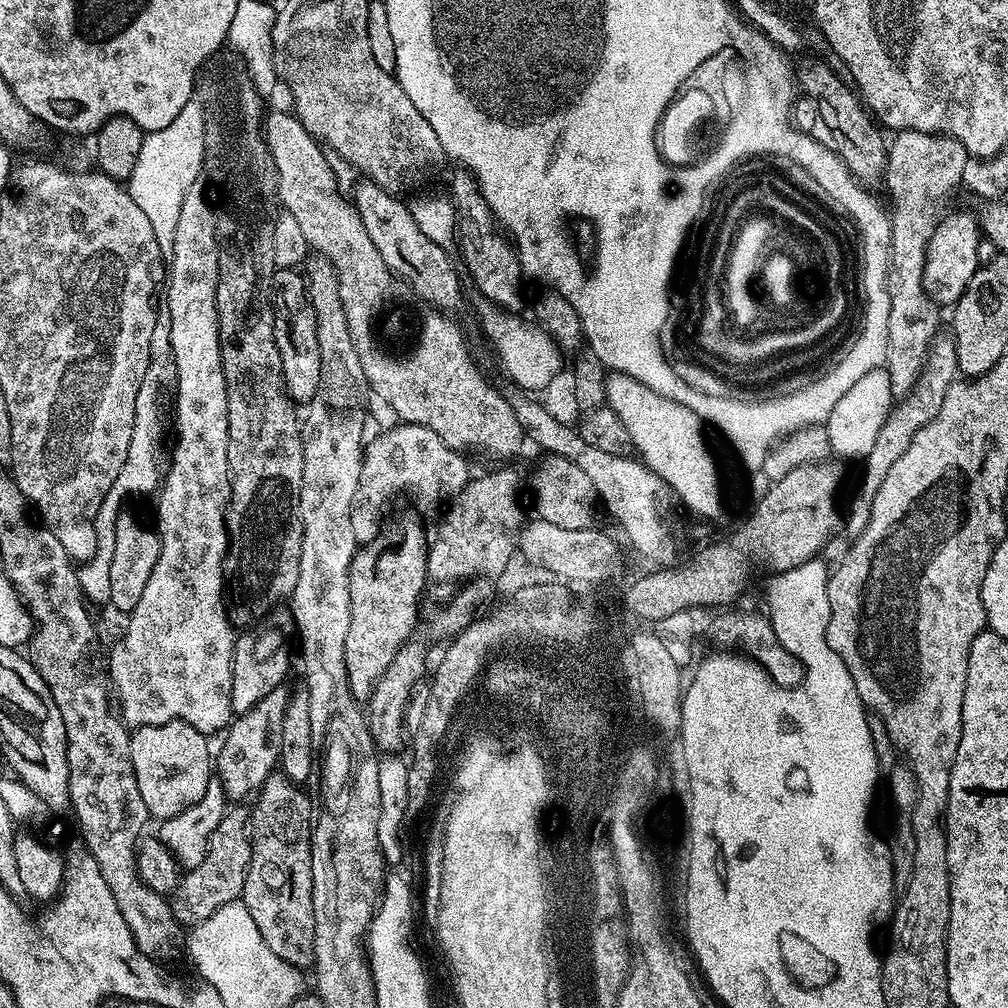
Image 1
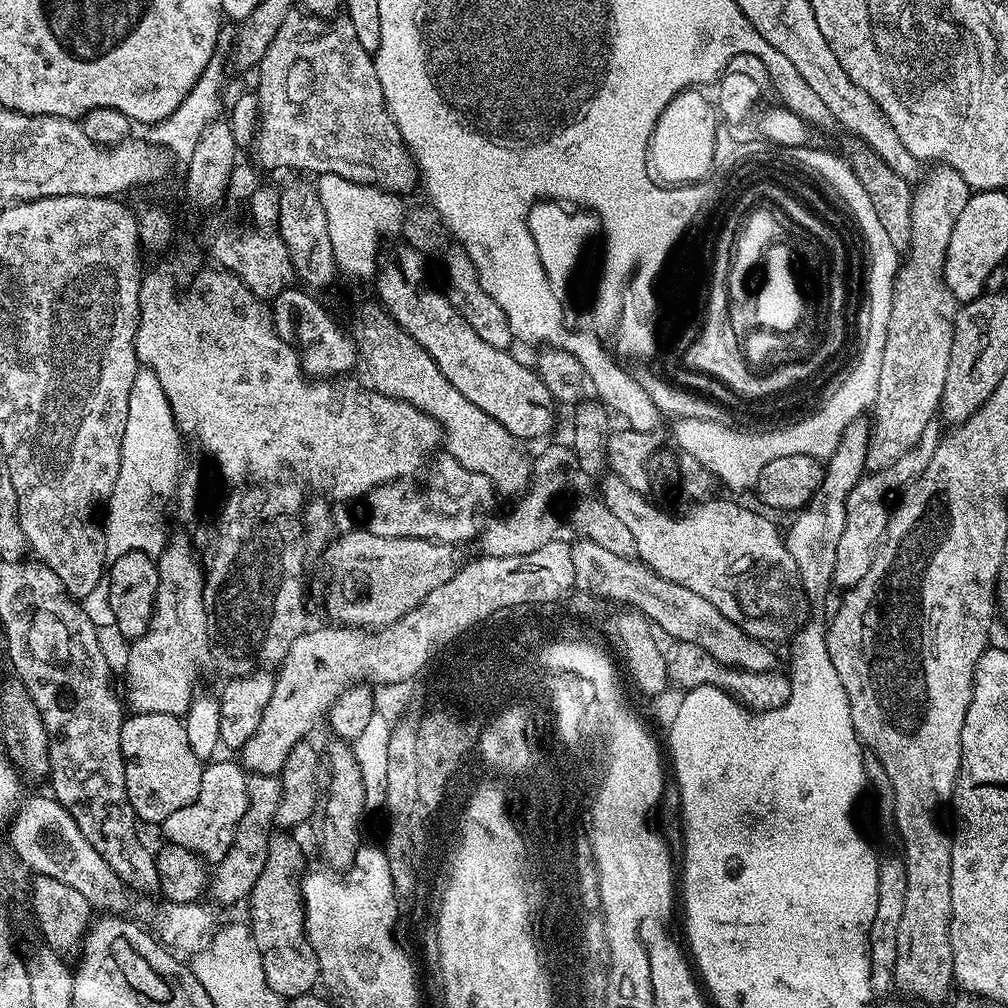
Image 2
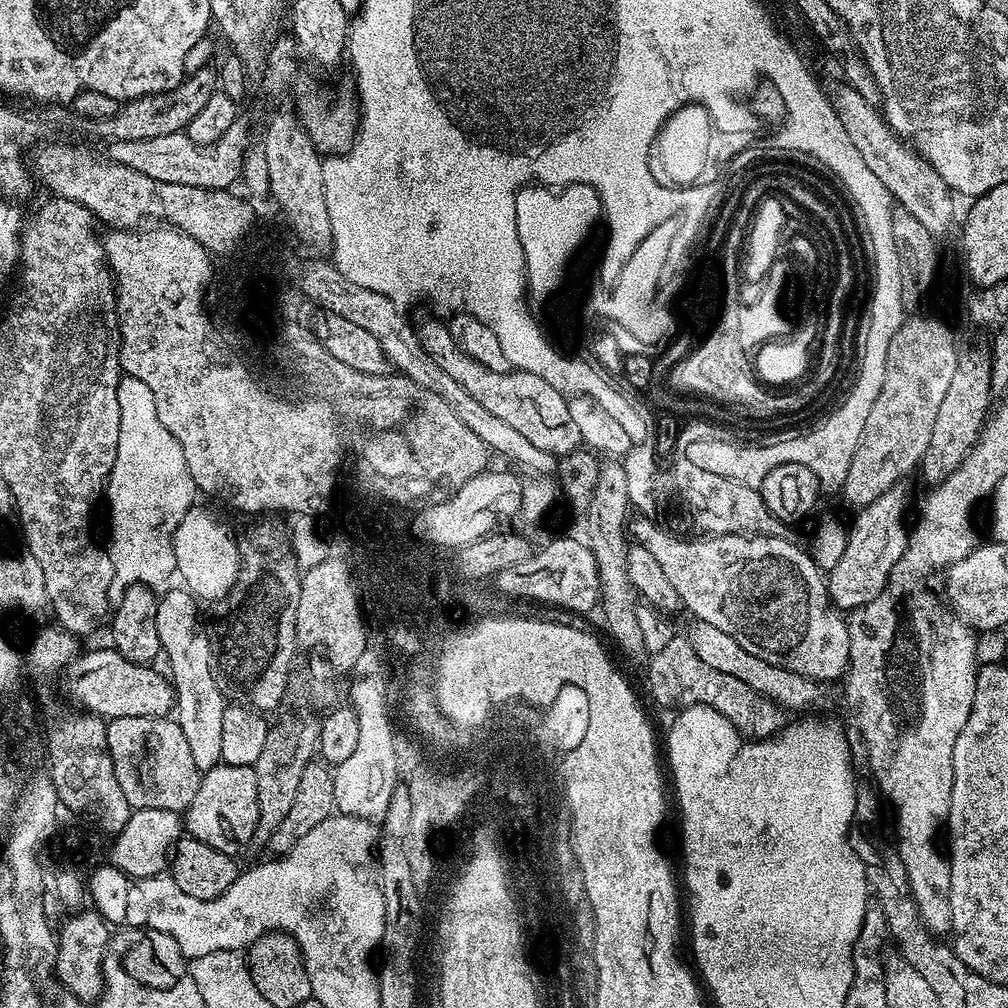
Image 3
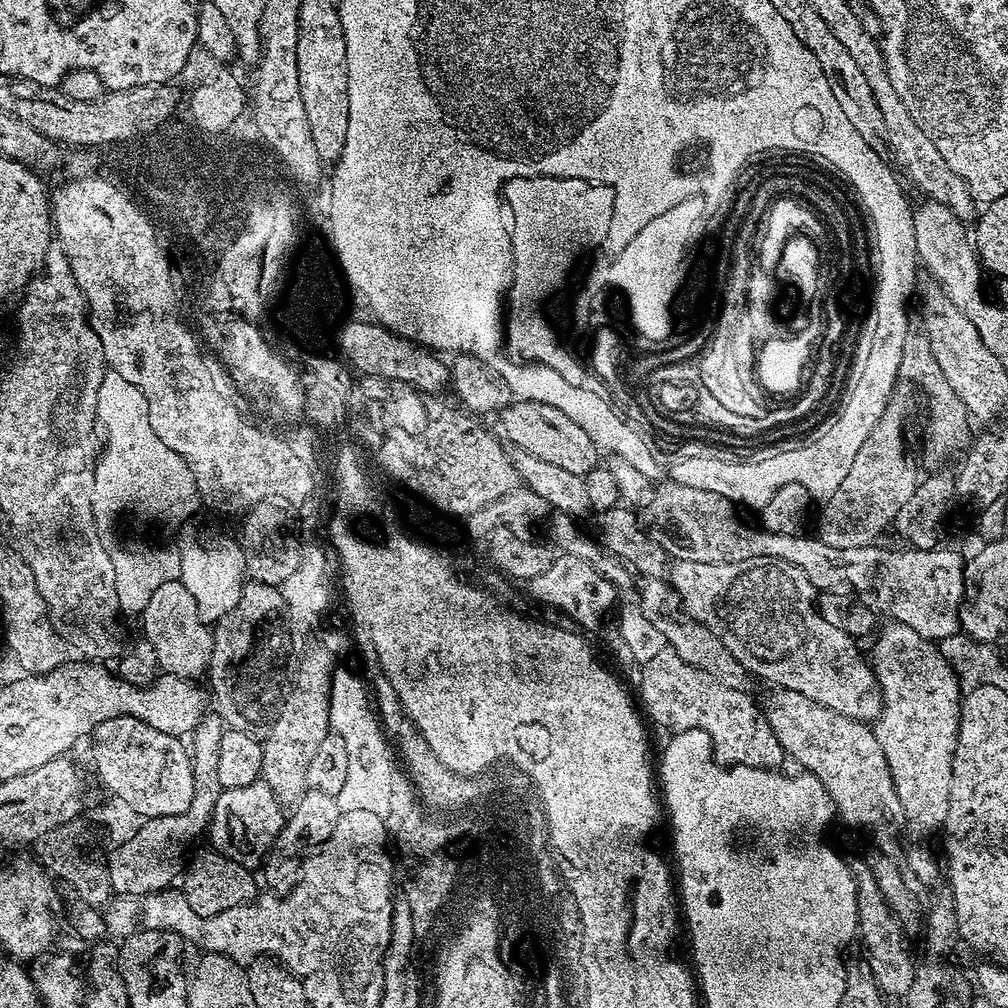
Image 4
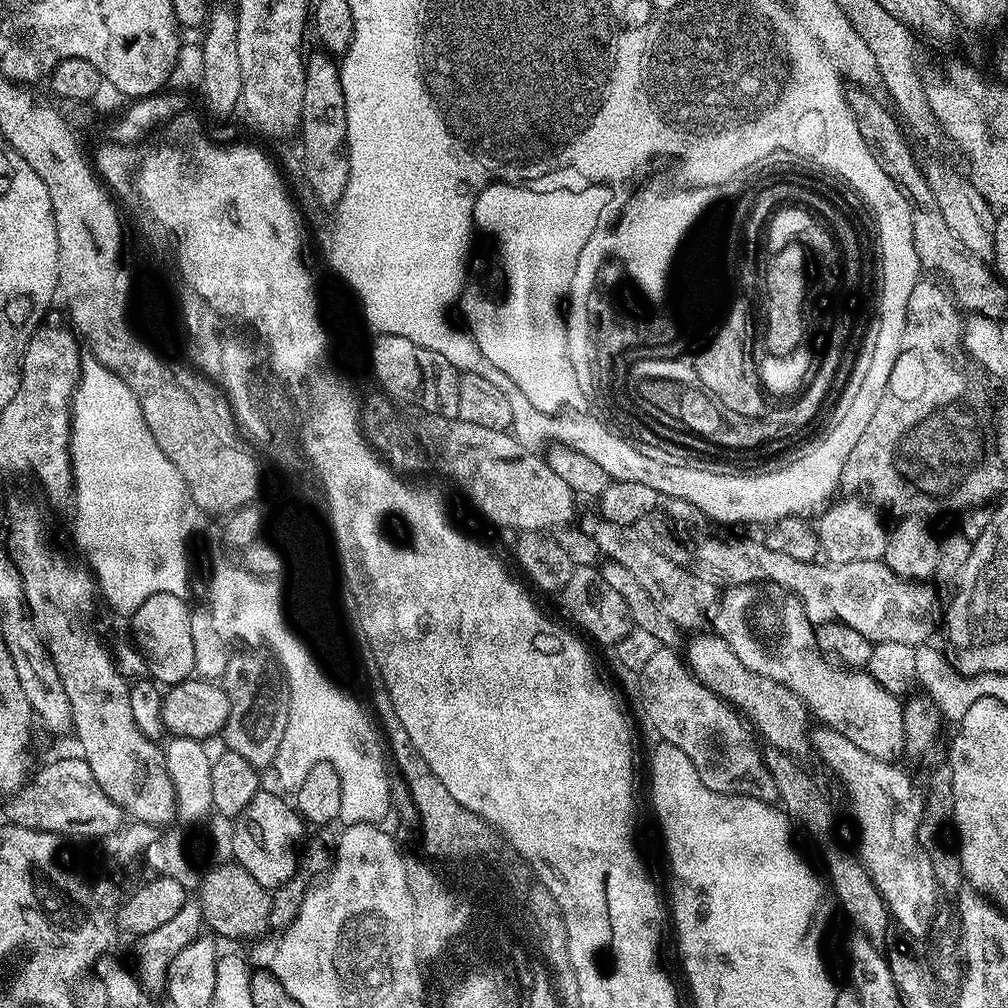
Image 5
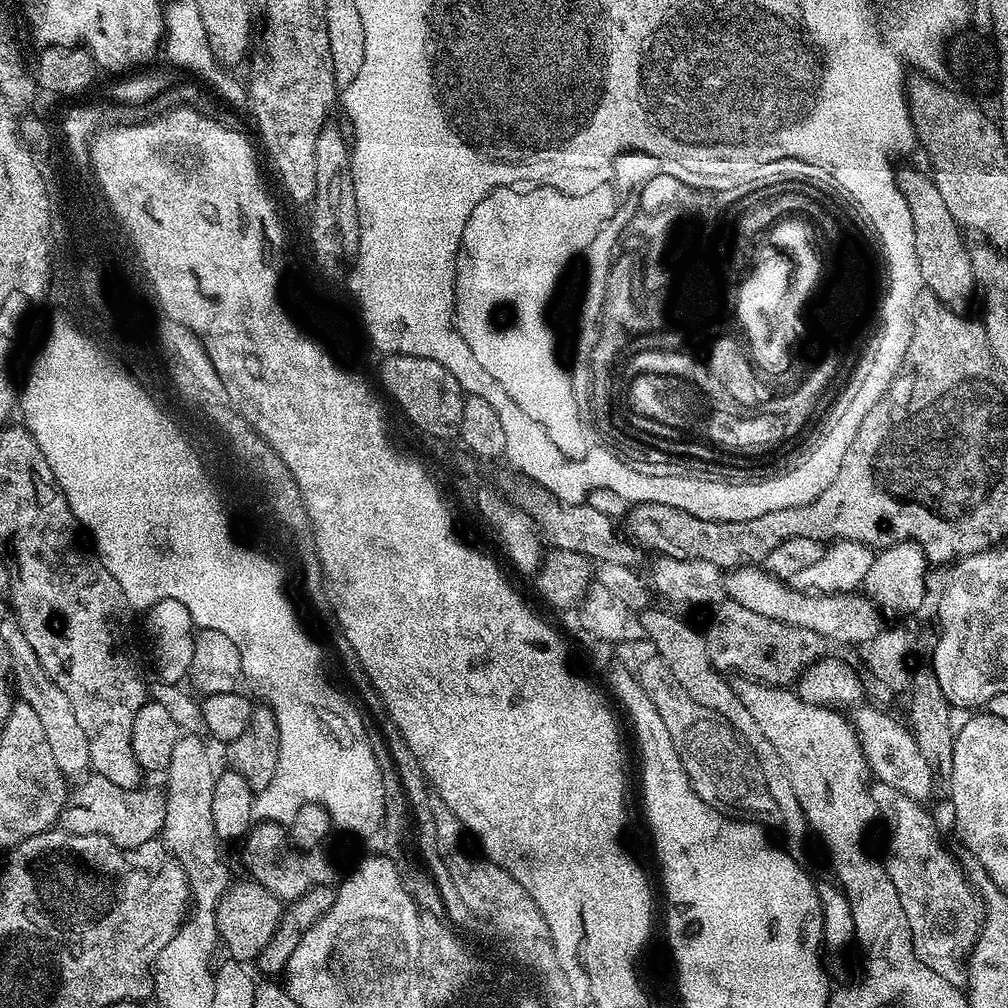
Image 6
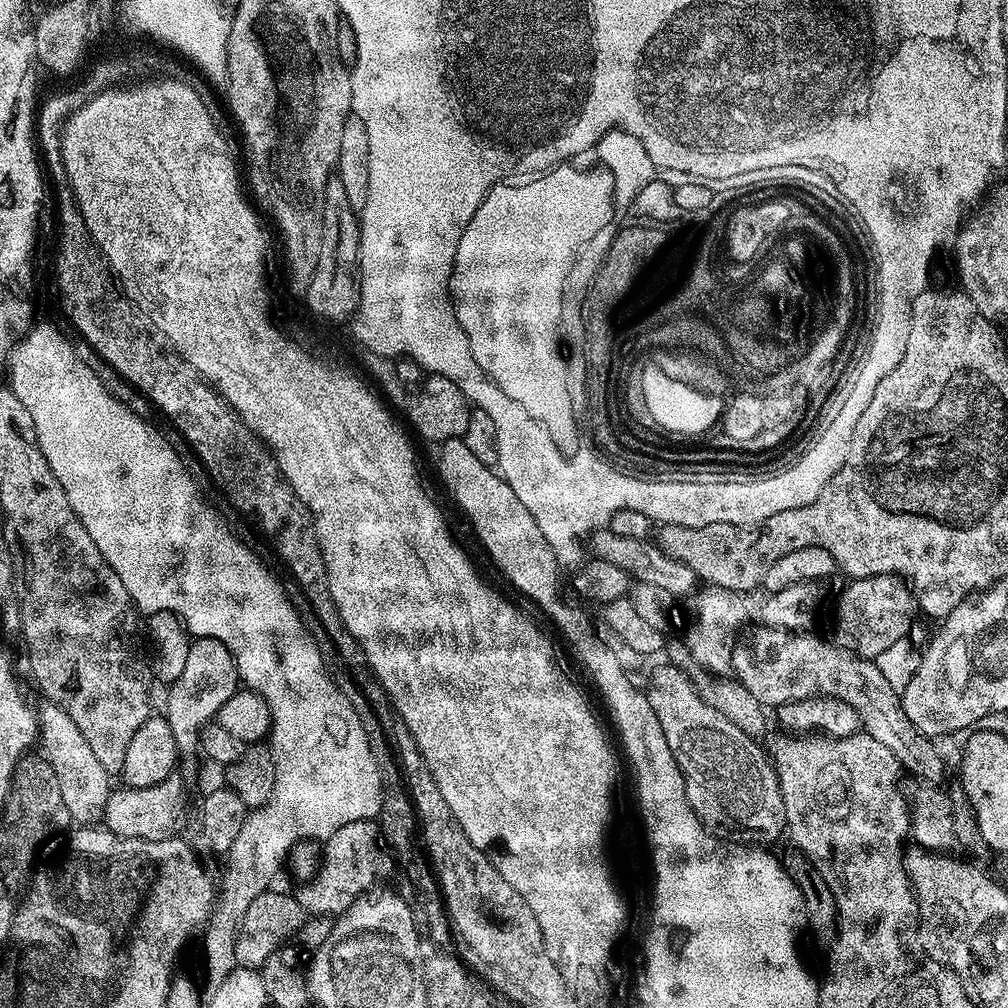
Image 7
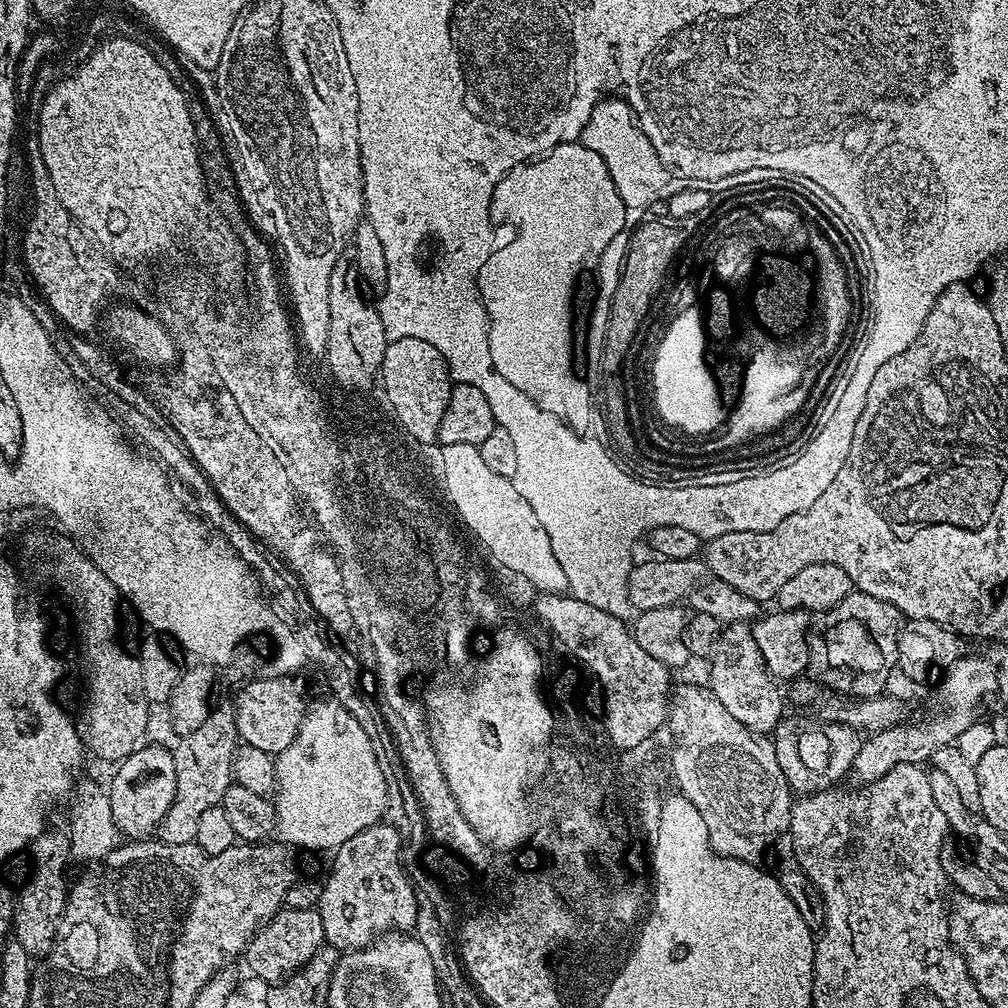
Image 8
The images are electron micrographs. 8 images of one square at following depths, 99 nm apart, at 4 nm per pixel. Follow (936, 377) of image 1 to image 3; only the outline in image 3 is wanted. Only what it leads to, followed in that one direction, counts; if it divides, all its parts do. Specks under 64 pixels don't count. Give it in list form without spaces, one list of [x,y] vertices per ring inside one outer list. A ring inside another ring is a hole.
[[[907,483],[895,484],[886,494],[855,513],[847,529],[848,541],[838,564],[826,576],[828,599],[840,610],[860,608],[878,595],[888,580],[890,570],[908,545],[909,529],[904,528],[904,507],[908,504]]]

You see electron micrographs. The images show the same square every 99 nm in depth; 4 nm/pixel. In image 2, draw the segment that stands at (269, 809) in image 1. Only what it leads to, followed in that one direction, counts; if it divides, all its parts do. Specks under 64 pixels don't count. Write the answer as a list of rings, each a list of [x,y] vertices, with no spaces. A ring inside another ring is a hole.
[[[273,835],[268,841],[262,872],[258,874],[252,895],[246,901],[246,907],[252,911],[250,927],[254,942],[262,954],[266,982],[270,982],[270,986],[282,998],[309,995],[322,973],[320,958],[312,949],[308,932],[304,929],[304,901],[298,887],[305,867],[303,864],[300,848],[290,837]]]

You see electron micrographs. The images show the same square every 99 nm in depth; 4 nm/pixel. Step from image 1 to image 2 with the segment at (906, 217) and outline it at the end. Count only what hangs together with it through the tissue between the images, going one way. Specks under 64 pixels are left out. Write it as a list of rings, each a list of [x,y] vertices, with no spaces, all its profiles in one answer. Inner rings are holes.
[[[947,166],[929,168],[932,169],[925,174],[924,181],[912,188],[906,259],[897,269],[894,278],[890,326],[886,326],[886,350],[882,350],[882,374],[878,374],[878,390],[870,412],[871,432],[865,460],[868,472],[888,468],[902,454],[906,454],[906,450],[910,450],[920,441],[922,430],[937,415],[942,390],[946,386],[946,370],[950,366],[950,346],[954,342],[958,300],[952,297],[955,296],[953,289],[944,281],[944,259],[946,246],[950,242],[950,230],[954,230],[958,214],[962,214],[966,207],[970,189],[958,170]]]

